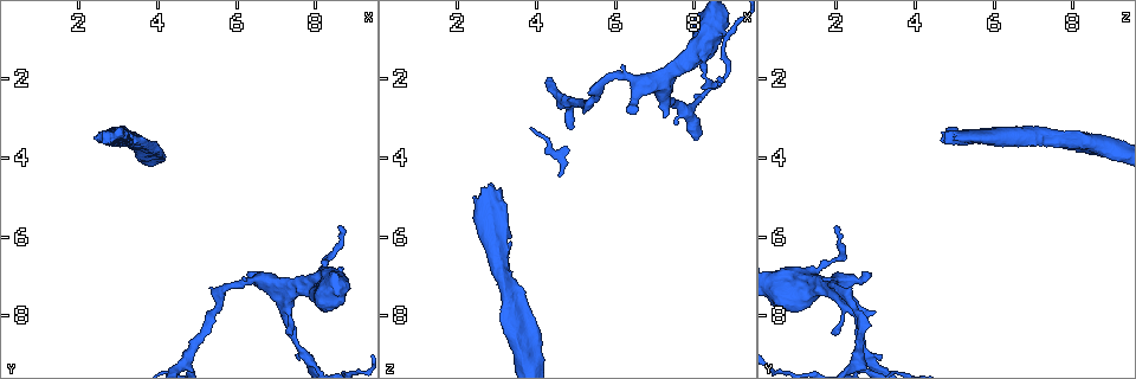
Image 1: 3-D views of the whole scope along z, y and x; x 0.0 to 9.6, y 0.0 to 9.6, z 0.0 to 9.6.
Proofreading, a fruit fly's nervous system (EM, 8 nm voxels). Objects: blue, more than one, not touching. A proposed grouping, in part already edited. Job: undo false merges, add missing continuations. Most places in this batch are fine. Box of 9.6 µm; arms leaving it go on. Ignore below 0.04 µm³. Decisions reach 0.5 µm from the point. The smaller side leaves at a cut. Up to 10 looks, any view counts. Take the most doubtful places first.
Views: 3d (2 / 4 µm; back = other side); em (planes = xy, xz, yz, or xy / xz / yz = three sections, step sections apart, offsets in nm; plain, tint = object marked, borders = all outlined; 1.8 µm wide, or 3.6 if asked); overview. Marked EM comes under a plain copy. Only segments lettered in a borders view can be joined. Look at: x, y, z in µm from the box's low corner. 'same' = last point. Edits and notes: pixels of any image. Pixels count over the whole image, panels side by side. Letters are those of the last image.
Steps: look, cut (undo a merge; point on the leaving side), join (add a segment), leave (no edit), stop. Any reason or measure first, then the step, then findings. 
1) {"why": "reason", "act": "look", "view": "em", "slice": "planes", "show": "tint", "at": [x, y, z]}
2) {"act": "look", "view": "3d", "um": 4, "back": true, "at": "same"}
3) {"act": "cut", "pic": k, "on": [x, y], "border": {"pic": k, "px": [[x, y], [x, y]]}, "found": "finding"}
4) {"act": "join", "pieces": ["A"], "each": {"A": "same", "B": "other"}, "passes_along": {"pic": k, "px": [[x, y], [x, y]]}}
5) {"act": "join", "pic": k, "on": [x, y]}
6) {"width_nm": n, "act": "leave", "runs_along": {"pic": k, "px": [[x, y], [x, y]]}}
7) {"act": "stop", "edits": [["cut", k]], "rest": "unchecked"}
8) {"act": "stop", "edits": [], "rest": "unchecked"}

{"why": "stops while still wide", "act": "look", "view": "em", "slice": "yz", "step": 4, "show": "tint", "at": [6.50, 6.90, 2.75]}

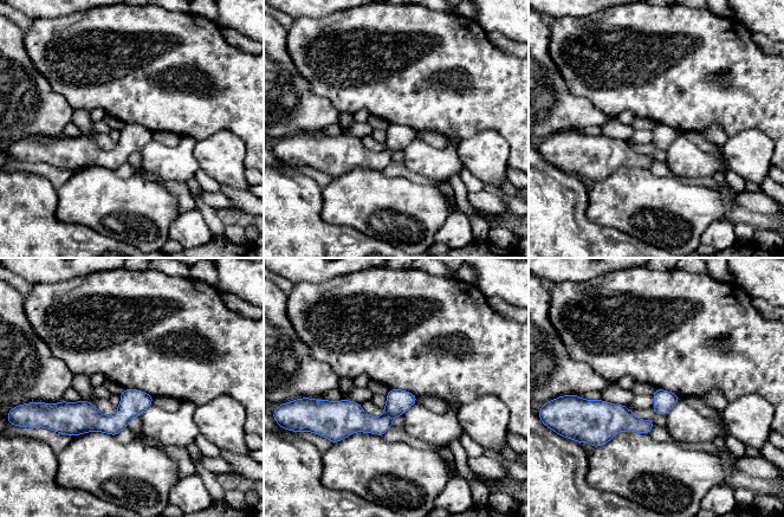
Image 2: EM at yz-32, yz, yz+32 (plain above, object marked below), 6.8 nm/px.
{"why": "another direction", "act": "look", "view": "em", "slice": "planes", "show": "borders", "at": "same"}

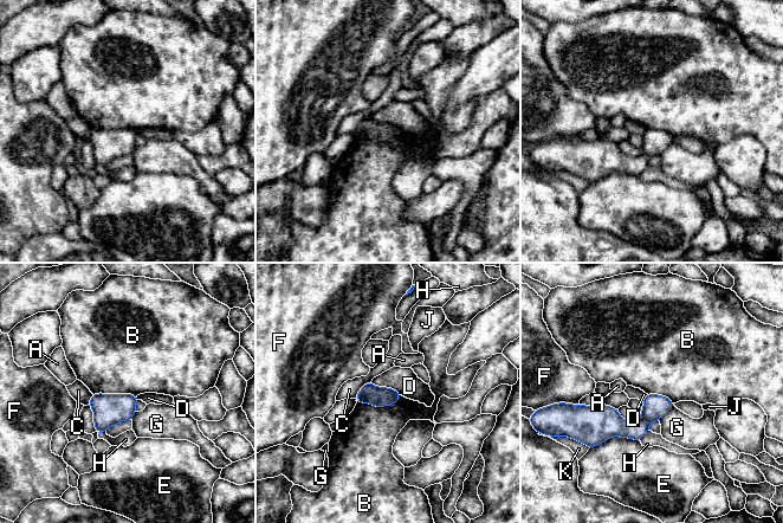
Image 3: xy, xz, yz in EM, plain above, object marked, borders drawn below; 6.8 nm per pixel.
{"act": "leave", "each": {"A": "other", "B": "other", "C": "other", "D": "other", "E": "other", "F": "other", "G": "other", "H": "other", "J": "other", "K": "other"}, "runs_along": {"pic": 3, "px": [[670, 404], [638, 427], [583, 408]]}, "found": "none of them fits"}

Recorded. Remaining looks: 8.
{"why": "thick turns thin", "act": "look", "view": "em", "um": 3.6, "slice": "planes", "show": "borders", "at": [8.30, 7.05, 1.30]}

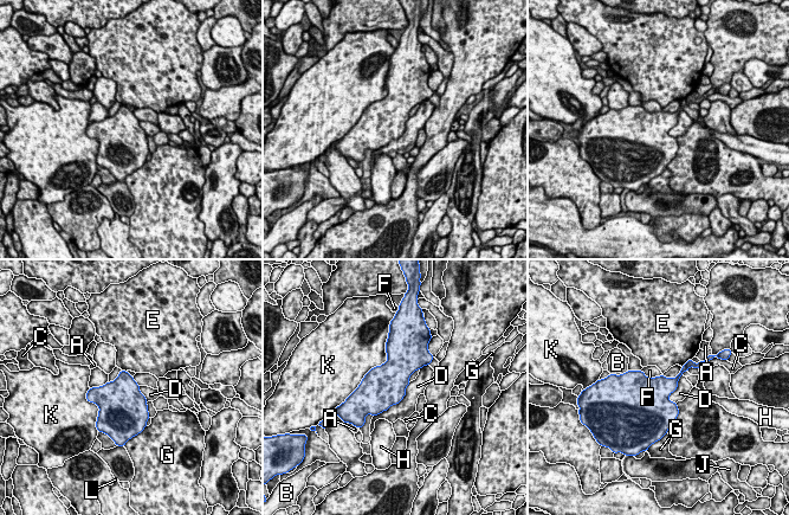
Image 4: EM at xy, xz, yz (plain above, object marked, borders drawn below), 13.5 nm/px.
{"width_nm": 550, "act": "leave", "each": {"A": "other", "B": "other", "C": "other", "D": "other", "E": "other", "F": "other", "G": "other", "H": "other", "J": "other", "K": "other", "L": "other"}, "border": {"pic": 4, "px": [[411, 381], [398, 403], [374, 416]]}, "found": "all the same neuron"}

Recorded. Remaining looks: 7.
{"why": "branch stops here", "act": "look", "view": "3d", "um": 4, "at": [3.25, 3.45, 5.40]}

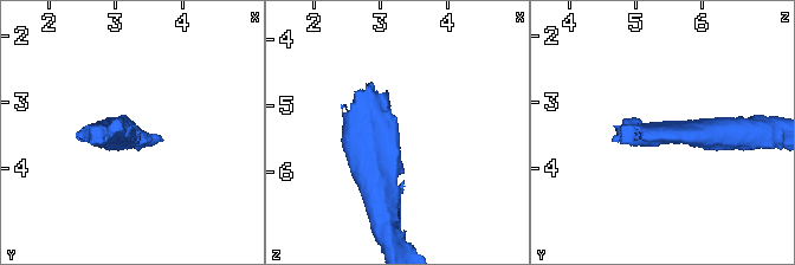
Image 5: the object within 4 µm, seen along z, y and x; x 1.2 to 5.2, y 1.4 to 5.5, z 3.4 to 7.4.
{"why": "now the EM", "act": "look", "view": "em", "slice": "xz", "step": 8, "show": "tint", "at": [3.30, 3.45, 5.45]}

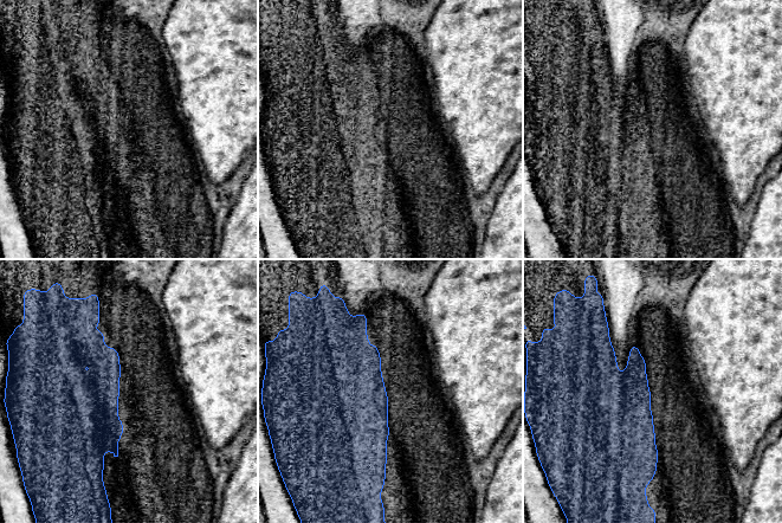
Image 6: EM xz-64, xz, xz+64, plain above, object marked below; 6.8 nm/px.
{"act": "look", "view": "em", "slice": "xz", "step": 8, "show": "borders", "at": "same"}

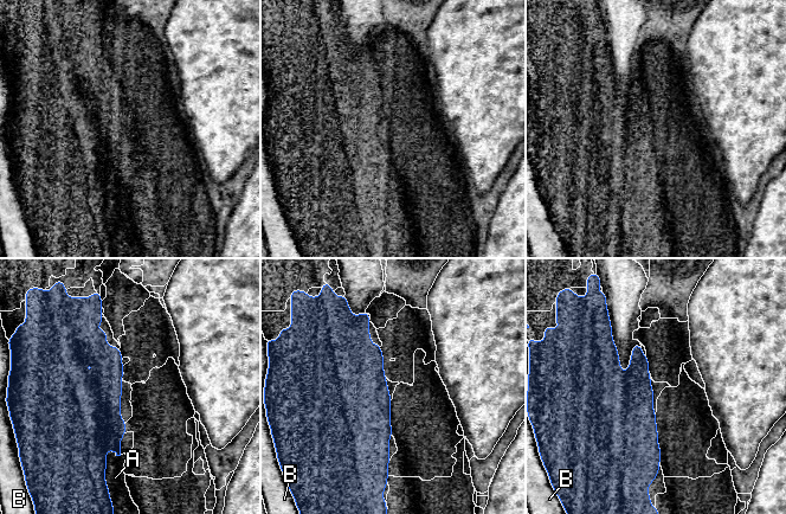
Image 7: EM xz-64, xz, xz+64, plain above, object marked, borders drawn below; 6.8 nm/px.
{"act": "leave", "each": {"A": "other", "B": "other"}, "border": {"pic": 7, "px": [[121, 455], [109, 450], [104, 469]]}, "found": "no lettered segment goes on from it"}

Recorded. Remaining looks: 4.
{"why": "thick end", "act": "look", "view": "3d", "um": 4, "at": [4.00, 3.85, 8.35]}

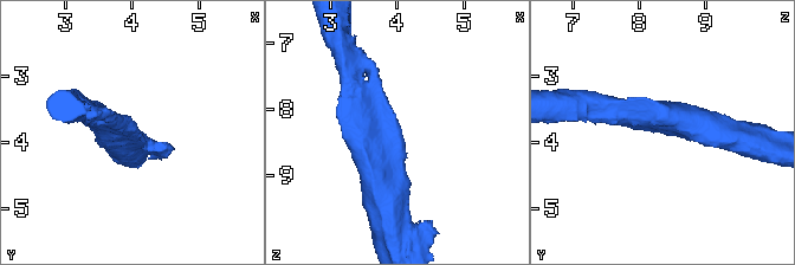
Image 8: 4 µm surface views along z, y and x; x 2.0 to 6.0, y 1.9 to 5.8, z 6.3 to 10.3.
{"act": "look", "view": "em", "slice": "xz", "step": 8, "show": "borders", "at": [3.95, 3.85, 8.35]}

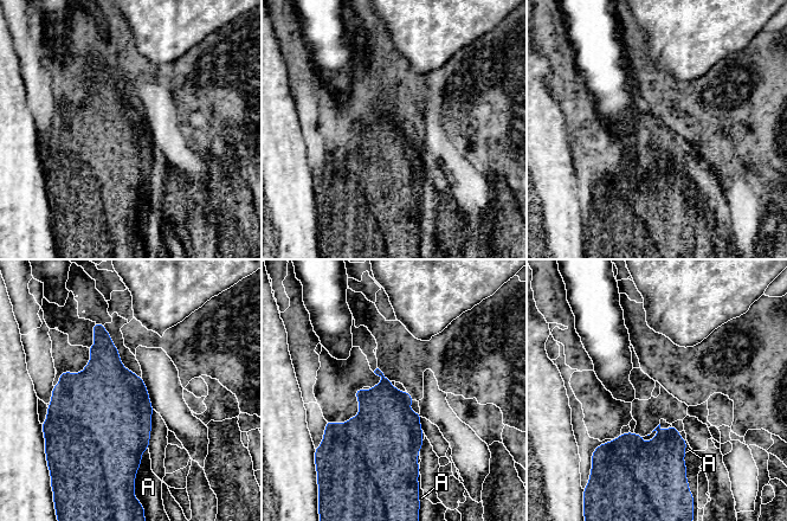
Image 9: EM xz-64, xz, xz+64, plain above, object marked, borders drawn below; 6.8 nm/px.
{"longest_contact_nm": ["A", 200], "act": "leave", "each": {"A": "other"}, "found": "none of them fits"}

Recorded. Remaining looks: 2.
{"act": "stop", "edits": [], "rest": "unchecked"}

